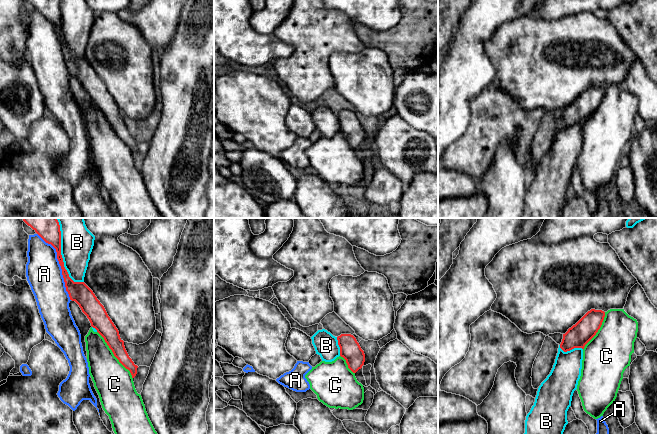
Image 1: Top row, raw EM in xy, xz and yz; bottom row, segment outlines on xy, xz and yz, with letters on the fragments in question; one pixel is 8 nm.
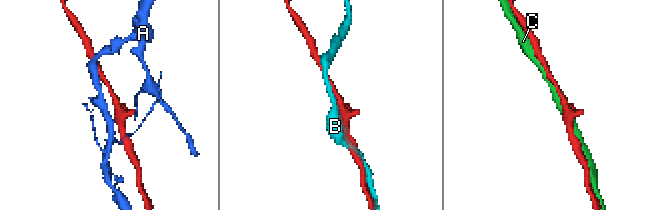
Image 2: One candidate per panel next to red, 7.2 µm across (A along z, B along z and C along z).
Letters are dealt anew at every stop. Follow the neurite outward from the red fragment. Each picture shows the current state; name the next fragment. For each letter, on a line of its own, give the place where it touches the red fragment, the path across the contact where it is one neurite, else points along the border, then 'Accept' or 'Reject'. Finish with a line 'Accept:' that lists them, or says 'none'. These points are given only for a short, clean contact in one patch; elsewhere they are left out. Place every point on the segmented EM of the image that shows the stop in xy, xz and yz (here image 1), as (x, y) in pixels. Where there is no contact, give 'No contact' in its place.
A: Touches red at xy (60, 265). Reject
B: Touches red at xy (60, 254). Reject
C: Touches red at xy (114, 355). Accept
Accept: C

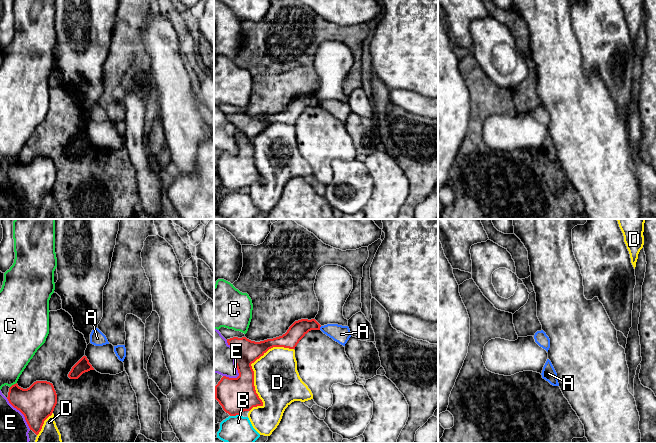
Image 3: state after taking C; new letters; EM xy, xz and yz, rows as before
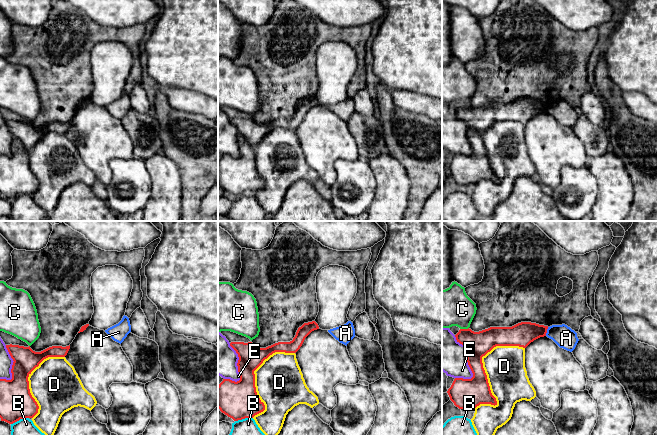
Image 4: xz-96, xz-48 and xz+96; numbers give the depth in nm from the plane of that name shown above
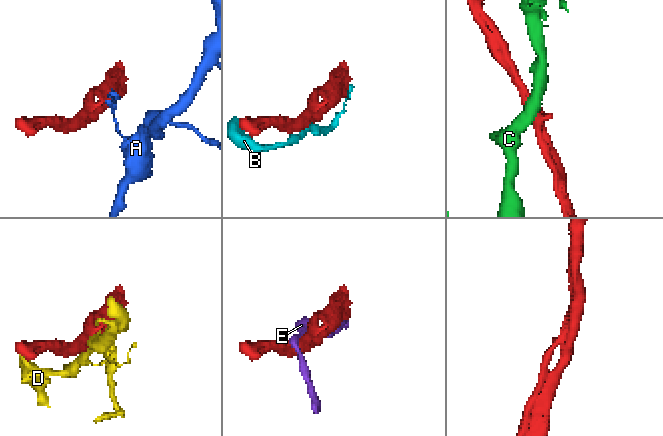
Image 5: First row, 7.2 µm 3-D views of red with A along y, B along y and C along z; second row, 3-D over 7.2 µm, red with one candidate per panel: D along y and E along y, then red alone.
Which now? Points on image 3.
A: Touches red at xz (319, 328). Boundary: xz (321, 326), (319, 329). Reject
B: Touches red at xz (234, 415). Boundary: xz (239, 414), (230, 416). Reject
C: Touches red at xy (14, 384). Boundary: xy (16, 382), (10, 387). Reject
D: Touches red at xz (252, 370). Reject
E: Touches red at xz (235, 359). Reject
Accept: none

